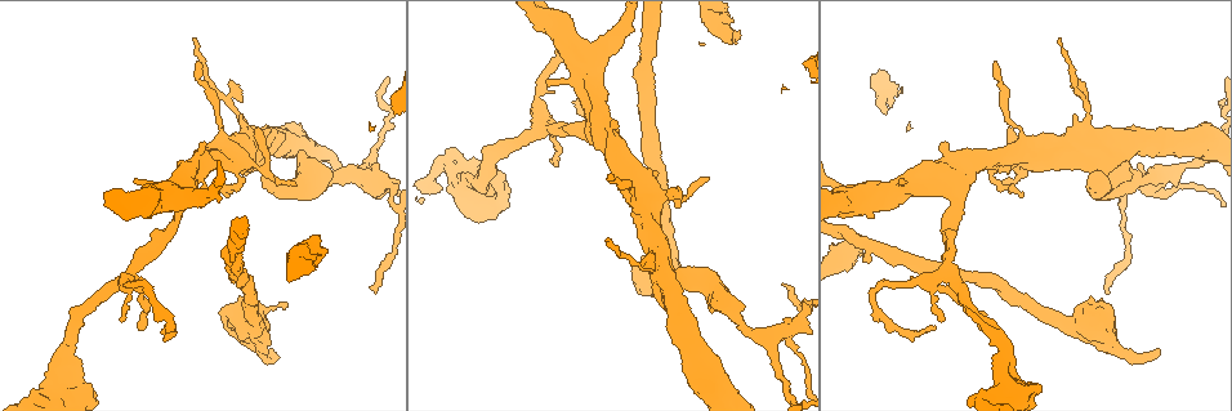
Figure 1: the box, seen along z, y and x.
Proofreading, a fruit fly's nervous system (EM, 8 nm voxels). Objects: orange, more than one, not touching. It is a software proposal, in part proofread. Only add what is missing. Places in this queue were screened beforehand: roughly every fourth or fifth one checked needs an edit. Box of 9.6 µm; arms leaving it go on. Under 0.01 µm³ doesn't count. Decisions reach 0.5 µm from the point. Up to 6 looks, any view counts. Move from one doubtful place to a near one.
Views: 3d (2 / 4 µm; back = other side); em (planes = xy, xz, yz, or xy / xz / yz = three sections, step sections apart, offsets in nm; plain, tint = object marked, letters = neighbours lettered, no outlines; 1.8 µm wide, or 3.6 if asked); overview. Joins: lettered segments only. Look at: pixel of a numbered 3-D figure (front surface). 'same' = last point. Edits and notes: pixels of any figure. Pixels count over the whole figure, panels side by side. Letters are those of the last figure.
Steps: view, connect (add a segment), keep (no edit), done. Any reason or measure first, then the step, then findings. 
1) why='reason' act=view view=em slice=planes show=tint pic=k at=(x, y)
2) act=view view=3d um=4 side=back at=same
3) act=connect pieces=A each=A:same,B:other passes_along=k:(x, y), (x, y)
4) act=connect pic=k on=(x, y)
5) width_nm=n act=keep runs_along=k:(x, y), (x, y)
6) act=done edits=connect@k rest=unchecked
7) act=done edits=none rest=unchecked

why='an open end' act=view view=em slice=planes show=letters pic=1 at=(374, 293)

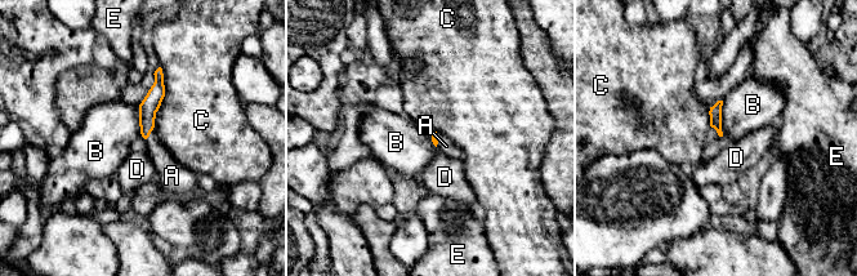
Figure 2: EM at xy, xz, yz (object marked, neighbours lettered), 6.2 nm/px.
act=connect pieces=A each=A:same,B:other,C:other,D:other,E:other passes_along=2:(151, 103), (150, 133), (166, 167) found='it goes on there'

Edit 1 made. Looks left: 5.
act=view view=3d um=2 pic=1 at=(272, 351)

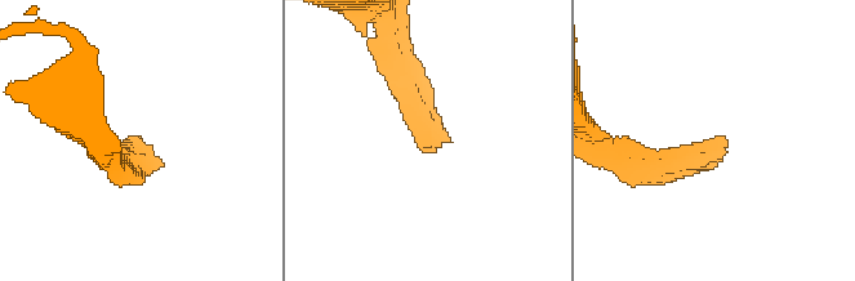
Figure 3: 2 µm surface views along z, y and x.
act=view view=em slice=yz step=4 show=letters pic=3 at=(138, 145)

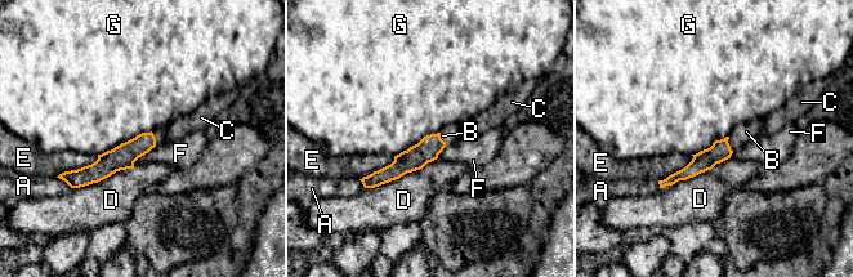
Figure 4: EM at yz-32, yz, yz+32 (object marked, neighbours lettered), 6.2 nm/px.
act=view view=em slice=xz step=16 show=letters at=same

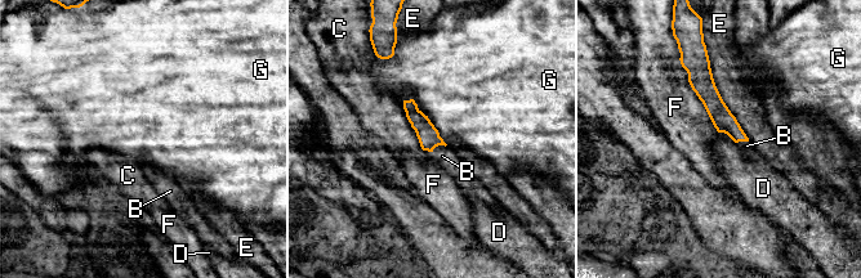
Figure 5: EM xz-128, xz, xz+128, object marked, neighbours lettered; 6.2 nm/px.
width_nm=130 act=connect pieces=B each=B:same,C:other,D:other,E:other,F:other,G:other passes_along=5:(428, 135), (438, 144), (442, 156) found='it goes on there'

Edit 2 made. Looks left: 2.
act=done edits=connect@2,connect@5 rest=unchecked

